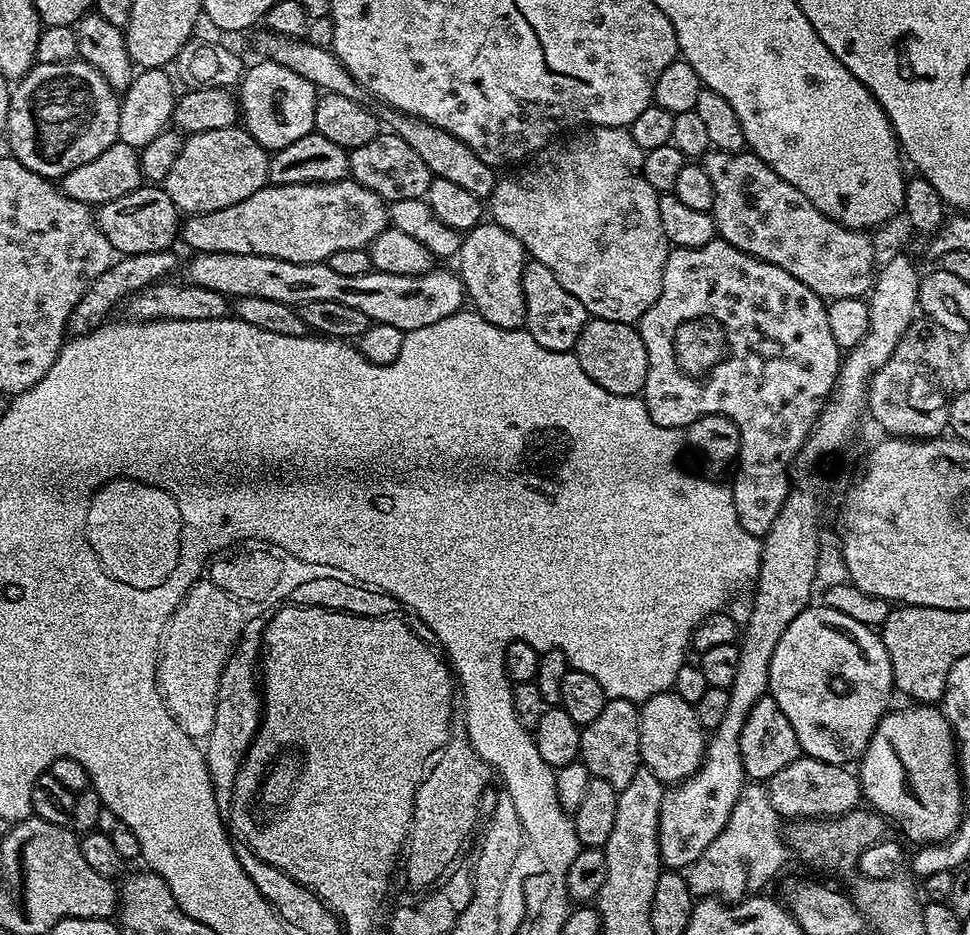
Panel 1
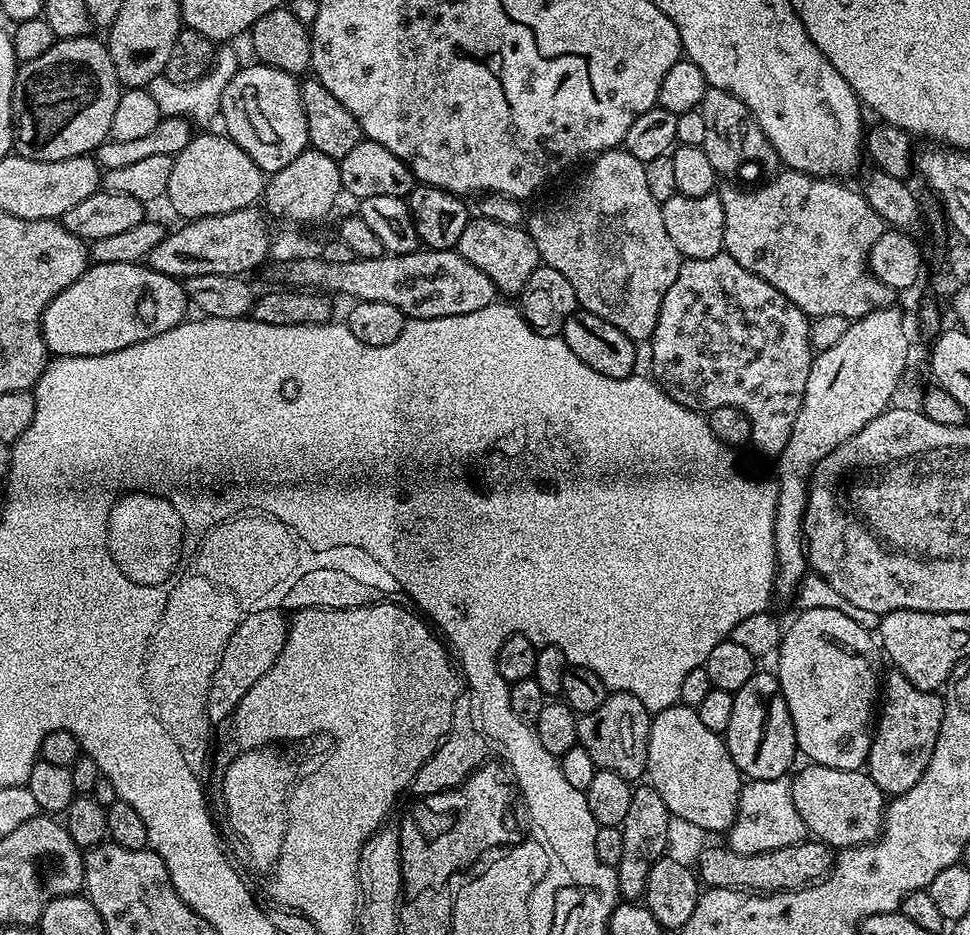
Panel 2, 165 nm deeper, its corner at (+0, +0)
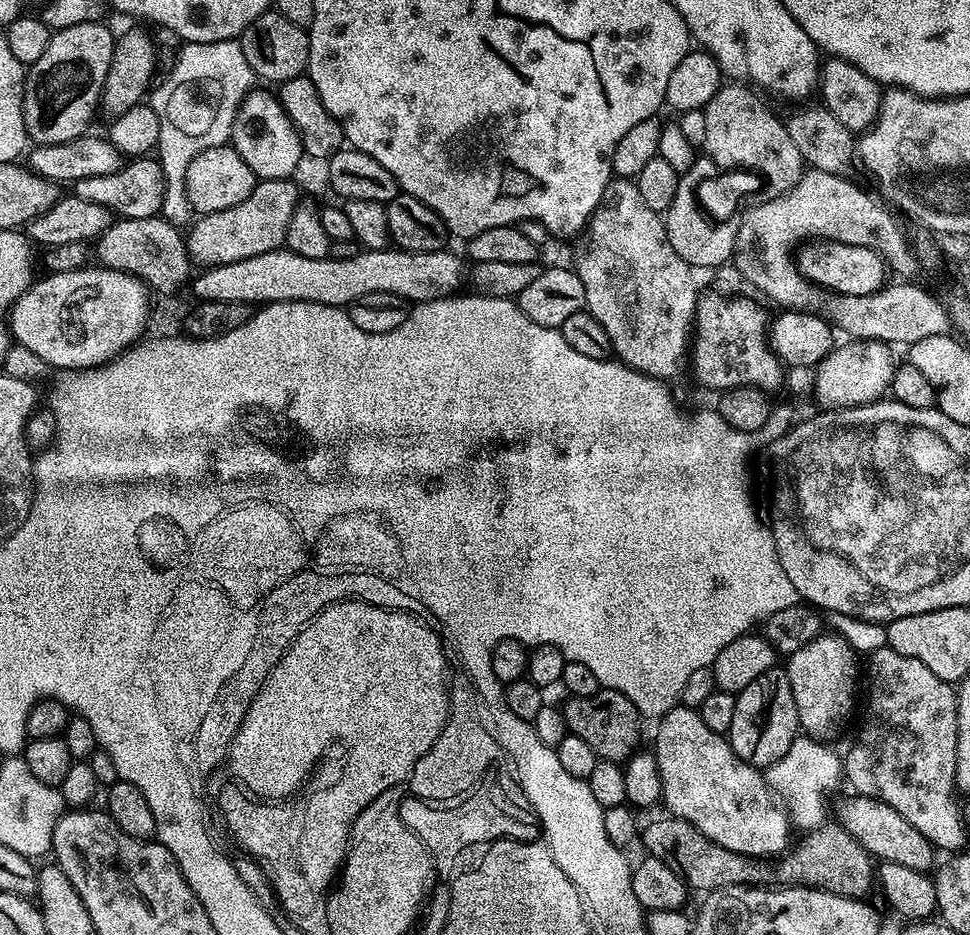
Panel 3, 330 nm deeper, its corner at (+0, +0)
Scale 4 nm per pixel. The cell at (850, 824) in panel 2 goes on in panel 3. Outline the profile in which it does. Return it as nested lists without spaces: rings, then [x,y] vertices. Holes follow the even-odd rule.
[[[852,794],[840,808],[838,823],[877,861],[906,866],[919,872],[928,872],[931,869],[934,855],[932,843],[921,832],[914,830],[914,826],[910,826],[910,822],[906,822],[906,818],[898,814],[898,810],[886,806],[881,800]]]

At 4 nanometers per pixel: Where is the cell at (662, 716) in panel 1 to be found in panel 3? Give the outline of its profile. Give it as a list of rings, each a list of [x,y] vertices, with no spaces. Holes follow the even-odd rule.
[[[671,708],[667,714],[659,717],[657,724],[660,725],[656,728],[654,755],[656,769],[660,772],[662,804],[668,807],[667,811],[678,820],[690,822],[698,831],[706,834],[706,838],[718,842],[718,846],[726,846],[726,850],[757,858],[779,857],[790,844],[790,821],[769,792],[761,769],[738,758],[727,739],[721,733],[710,730],[695,708]]]

